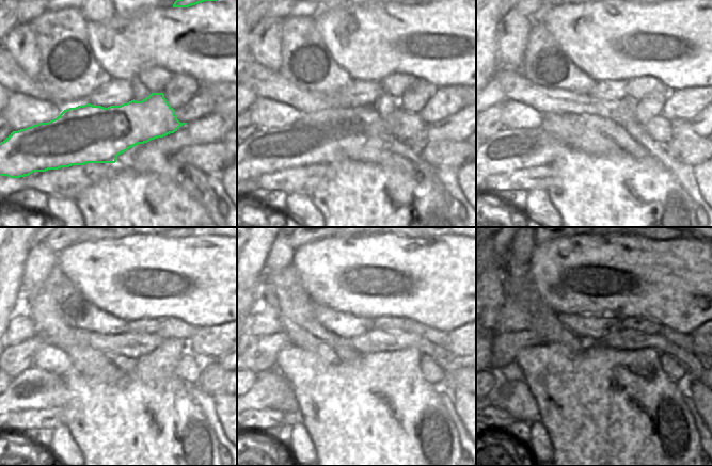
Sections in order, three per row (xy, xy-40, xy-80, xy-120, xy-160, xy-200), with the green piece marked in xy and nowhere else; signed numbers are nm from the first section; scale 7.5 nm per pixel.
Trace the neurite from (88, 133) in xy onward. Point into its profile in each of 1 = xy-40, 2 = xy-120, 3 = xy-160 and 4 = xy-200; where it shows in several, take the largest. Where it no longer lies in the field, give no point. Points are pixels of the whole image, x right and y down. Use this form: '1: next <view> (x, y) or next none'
1: next xy-40 (325, 137)
2: next xy-120 (34, 388)
3: next xy-160 (269, 390)
4: next xy-200 (670, 365)

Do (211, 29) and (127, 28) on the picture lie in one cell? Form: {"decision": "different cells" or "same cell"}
{"decision": "same cell"}

